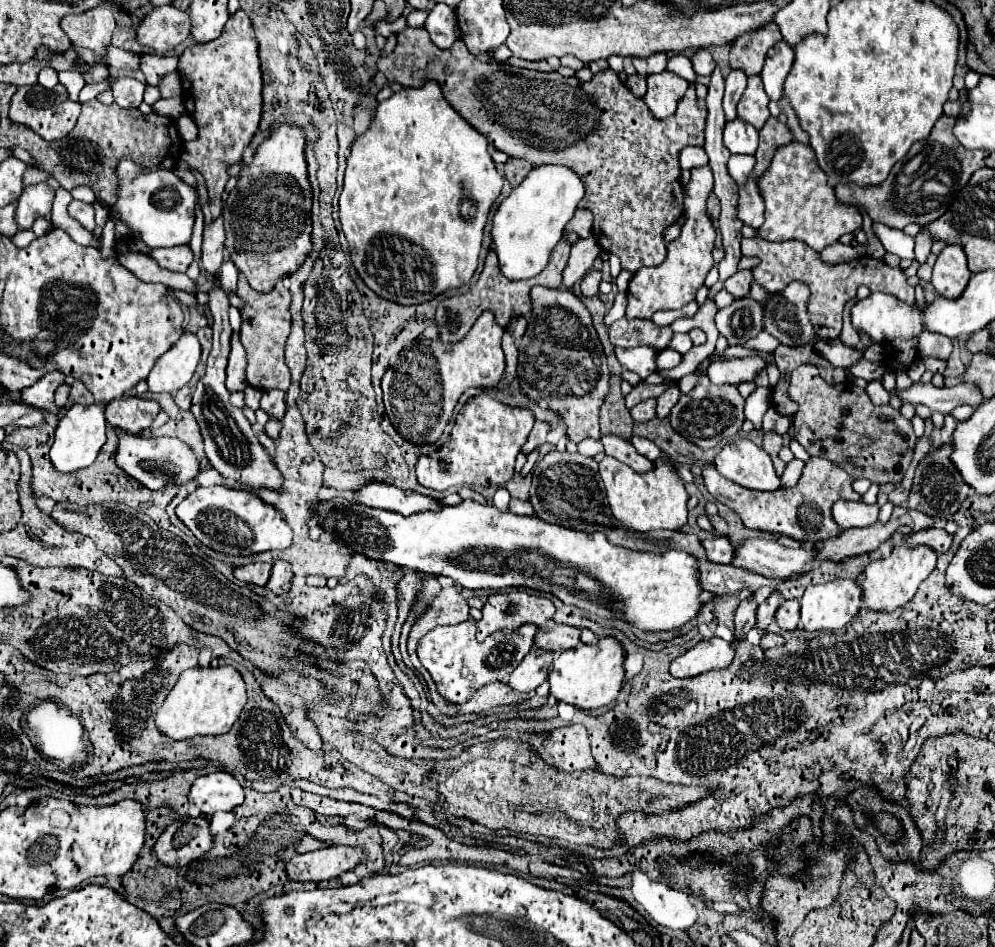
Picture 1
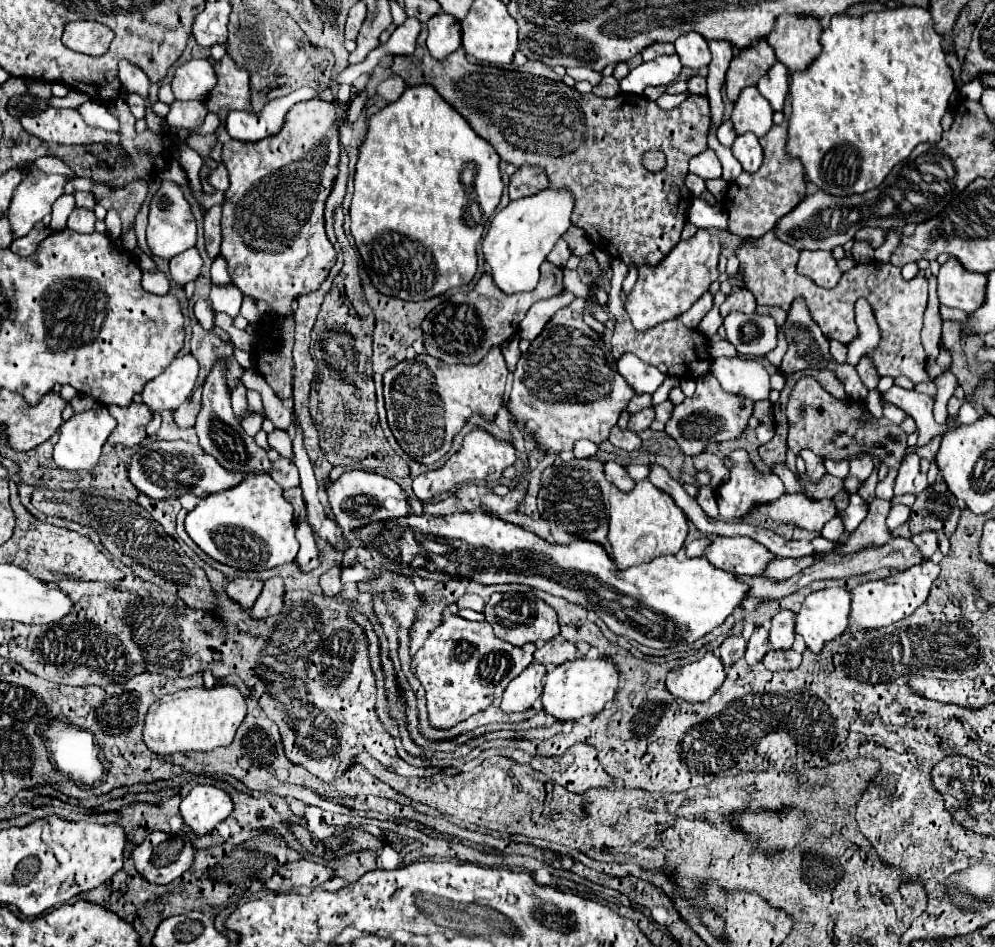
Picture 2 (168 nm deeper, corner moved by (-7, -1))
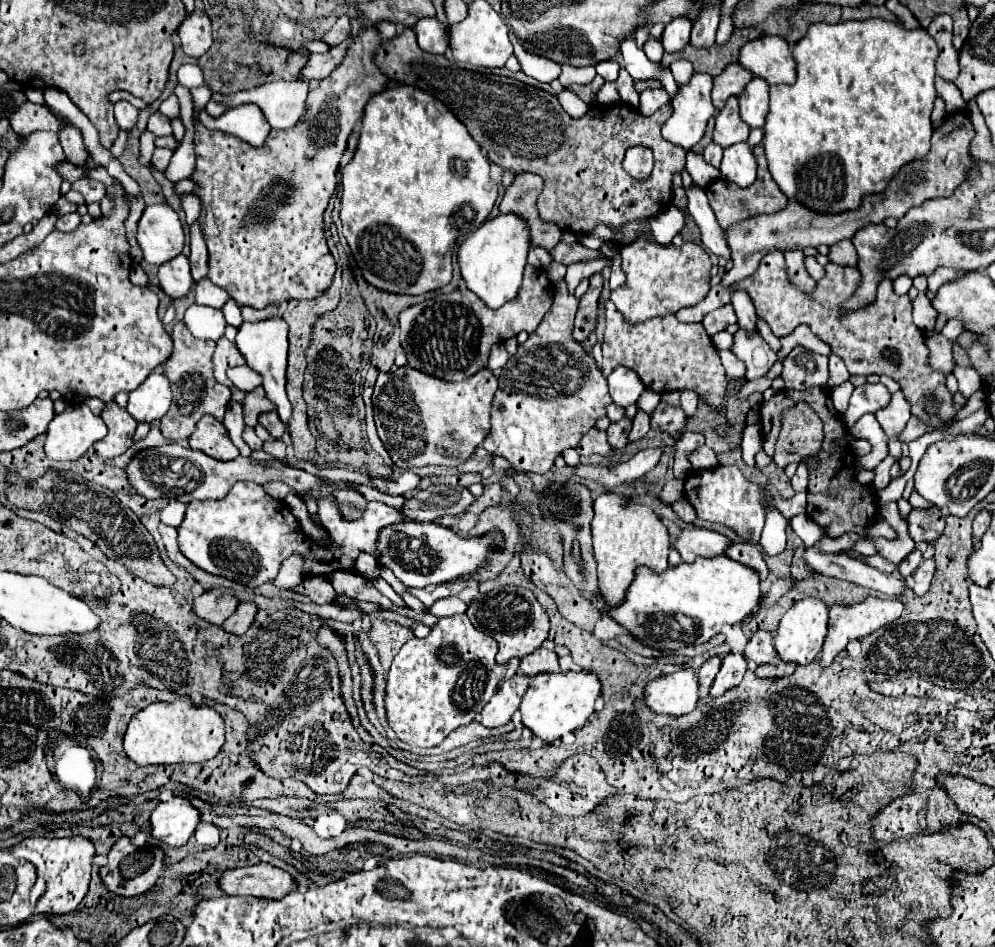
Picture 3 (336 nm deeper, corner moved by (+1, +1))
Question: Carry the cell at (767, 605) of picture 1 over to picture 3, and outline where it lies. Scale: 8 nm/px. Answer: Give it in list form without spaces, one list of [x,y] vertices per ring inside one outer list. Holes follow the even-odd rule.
[[[738,651],[738,653],[730,653],[724,657],[722,661],[722,667],[720,667],[720,673],[716,675],[716,681],[710,689],[710,695],[722,695],[726,689],[738,685],[744,677],[744,673],[748,671],[746,667],[746,659],[742,657],[744,653]]]

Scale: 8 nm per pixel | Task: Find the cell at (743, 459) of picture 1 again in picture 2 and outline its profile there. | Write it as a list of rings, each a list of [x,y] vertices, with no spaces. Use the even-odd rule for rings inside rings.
[[[744,449],[732,451],[730,459],[734,459],[734,467],[732,467],[730,479],[728,479],[728,483],[722,483],[722,487],[718,487],[714,491],[716,493],[716,501],[718,501],[718,511],[720,511],[718,519],[722,519],[722,521],[740,519],[740,517],[748,515],[756,505],[774,503],[780,495],[784,495],[784,483],[776,475],[772,475],[772,473],[756,475],[756,471],[750,465],[750,457],[748,457],[748,453]]]

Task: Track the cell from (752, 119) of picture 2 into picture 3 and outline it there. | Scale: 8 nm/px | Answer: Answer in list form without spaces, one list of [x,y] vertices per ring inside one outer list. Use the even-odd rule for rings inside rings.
[[[730,97],[726,101],[724,109],[716,117],[716,127],[714,127],[712,141],[716,141],[718,145],[722,145],[726,149],[734,143],[748,141],[748,135],[750,135],[750,127],[740,117],[738,97]]]

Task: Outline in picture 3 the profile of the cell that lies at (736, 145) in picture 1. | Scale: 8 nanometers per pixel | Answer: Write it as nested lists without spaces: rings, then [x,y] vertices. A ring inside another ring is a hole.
[[[734,143],[724,149],[722,165],[720,165],[722,179],[734,181],[736,185],[752,185],[756,179],[756,159],[748,143]]]

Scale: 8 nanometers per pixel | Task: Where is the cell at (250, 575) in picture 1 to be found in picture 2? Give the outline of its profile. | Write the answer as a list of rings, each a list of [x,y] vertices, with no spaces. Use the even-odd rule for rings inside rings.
[[[232,579],[228,585],[226,585],[226,595],[238,603],[242,609],[250,609],[256,601],[256,597],[260,595],[262,591],[262,581],[254,581],[254,579]]]

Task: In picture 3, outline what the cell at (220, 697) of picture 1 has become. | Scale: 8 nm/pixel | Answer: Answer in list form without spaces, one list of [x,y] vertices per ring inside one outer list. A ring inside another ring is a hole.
[[[178,699],[174,703],[156,701],[140,709],[128,723],[124,751],[138,765],[200,763],[212,759],[220,751],[224,733],[224,717],[210,705],[192,705],[188,699]]]

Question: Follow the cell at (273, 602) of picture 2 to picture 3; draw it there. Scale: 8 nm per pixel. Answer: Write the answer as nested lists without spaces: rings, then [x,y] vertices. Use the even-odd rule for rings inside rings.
[[[242,601],[236,609],[234,615],[230,615],[222,627],[224,631],[228,633],[234,633],[234,635],[244,635],[248,631],[248,627],[254,623],[256,619],[256,613],[258,613],[258,607],[254,601]]]

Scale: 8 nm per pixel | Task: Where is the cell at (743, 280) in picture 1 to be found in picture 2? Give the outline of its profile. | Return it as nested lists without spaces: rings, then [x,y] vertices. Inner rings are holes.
[[[738,289],[728,295],[724,305],[720,305],[720,315],[726,317],[730,311],[740,311],[740,313],[754,313],[756,311],[756,299],[750,291]]]

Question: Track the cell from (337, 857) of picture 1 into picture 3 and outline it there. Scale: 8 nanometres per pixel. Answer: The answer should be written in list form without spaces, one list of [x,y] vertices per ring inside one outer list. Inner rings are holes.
[[[270,863],[230,869],[222,875],[220,887],[226,895],[254,895],[268,899],[282,899],[296,889],[294,877]]]

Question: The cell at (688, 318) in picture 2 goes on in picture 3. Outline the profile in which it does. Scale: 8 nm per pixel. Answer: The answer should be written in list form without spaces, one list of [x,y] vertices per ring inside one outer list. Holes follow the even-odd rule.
[[[772,251],[768,253],[758,271],[730,287],[720,284],[712,286],[700,303],[692,307],[684,307],[676,313],[680,323],[698,323],[722,303],[730,303],[734,289],[748,289],[750,299],[756,305],[756,313],[768,321],[770,329],[776,337],[790,335],[800,323],[810,325],[810,329],[832,347],[832,353],[844,359],[848,371],[852,375],[888,375],[902,385],[906,399],[912,405],[912,415],[918,415],[932,429],[954,419],[954,403],[952,393],[946,389],[944,375],[930,371],[926,365],[928,347],[924,343],[924,333],[912,321],[912,301],[908,295],[896,295],[890,279],[882,279],[876,289],[876,299],[860,309],[854,309],[848,315],[842,315],[842,303],[854,297],[858,285],[862,283],[862,273],[858,267],[842,267],[836,263],[826,265],[826,277],[818,281],[816,291],[804,293],[796,289],[786,277],[784,253]]]

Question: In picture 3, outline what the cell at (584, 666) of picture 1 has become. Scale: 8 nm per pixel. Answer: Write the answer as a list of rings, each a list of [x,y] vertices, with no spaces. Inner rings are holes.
[[[568,671],[568,673],[538,673],[532,677],[528,691],[520,703],[522,723],[532,731],[534,737],[554,743],[566,731],[580,729],[594,713],[596,697],[600,695],[600,679],[590,671]]]

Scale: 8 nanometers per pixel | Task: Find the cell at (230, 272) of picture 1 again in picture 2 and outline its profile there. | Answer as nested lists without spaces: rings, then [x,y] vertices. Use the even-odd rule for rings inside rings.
[[[232,283],[226,287],[216,287],[212,285],[210,289],[210,301],[212,301],[212,309],[214,311],[222,311],[228,313],[230,317],[236,317],[240,313],[240,305],[242,305],[244,295],[238,291],[238,287],[234,287]]]

